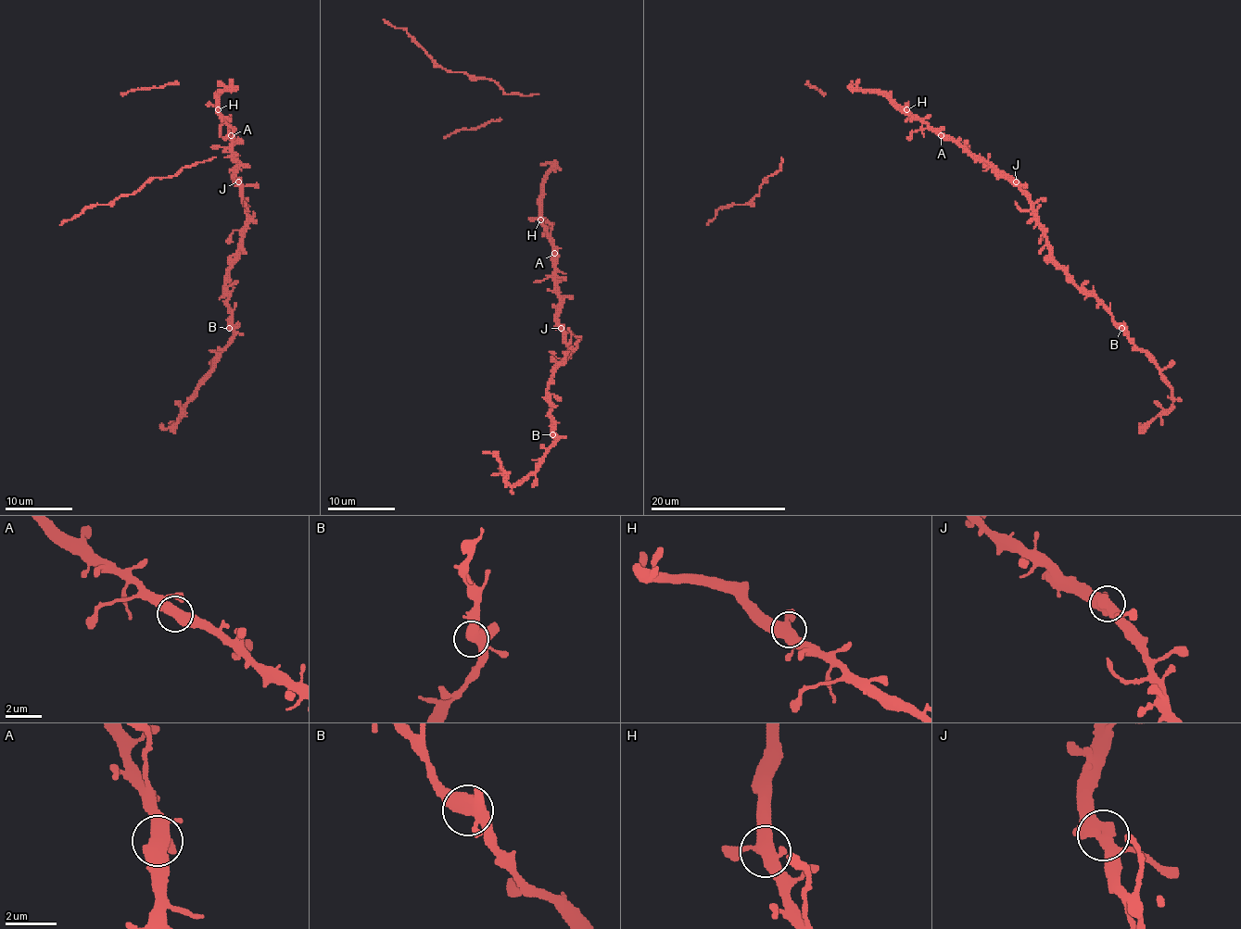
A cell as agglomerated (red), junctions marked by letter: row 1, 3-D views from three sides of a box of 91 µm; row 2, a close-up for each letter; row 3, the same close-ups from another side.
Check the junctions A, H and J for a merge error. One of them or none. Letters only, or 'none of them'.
none of them

